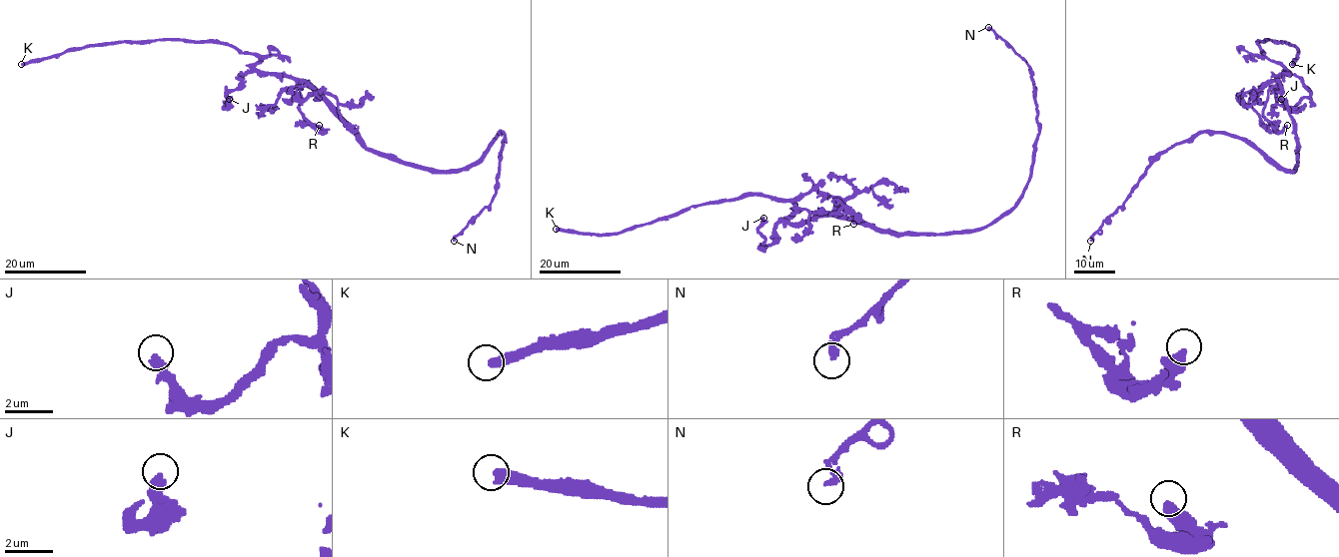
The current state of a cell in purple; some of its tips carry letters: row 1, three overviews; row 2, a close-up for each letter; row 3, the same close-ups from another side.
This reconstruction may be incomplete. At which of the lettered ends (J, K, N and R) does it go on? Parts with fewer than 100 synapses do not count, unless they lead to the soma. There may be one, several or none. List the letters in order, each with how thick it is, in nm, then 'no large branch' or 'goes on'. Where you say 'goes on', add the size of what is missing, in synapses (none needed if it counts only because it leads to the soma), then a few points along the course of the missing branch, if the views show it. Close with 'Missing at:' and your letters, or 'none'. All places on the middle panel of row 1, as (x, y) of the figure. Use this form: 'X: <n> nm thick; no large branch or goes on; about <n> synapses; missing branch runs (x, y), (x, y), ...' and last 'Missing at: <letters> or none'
J: 240 nm thick; no large branch
K: 400 nm thick; goes on; about 400 synapses
N: 280 nm thick; no large branch
R: 480 nm thick; no large branch
Missing at: K

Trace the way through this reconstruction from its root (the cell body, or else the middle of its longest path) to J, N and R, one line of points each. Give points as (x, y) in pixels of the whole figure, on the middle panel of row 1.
J: (886, 232), (819, 216), (779, 222), (775, 239), (762, 246), (765, 238), (758, 226), (763, 218)
N: (886, 232), (951, 234), (981, 230), (1001, 218), (1015, 204), (1029, 181), (1038, 135), (1032, 71), (988, 27)
R: (886, 232), (840, 218), (834, 213), (834, 200), (855, 214), (853, 224)

